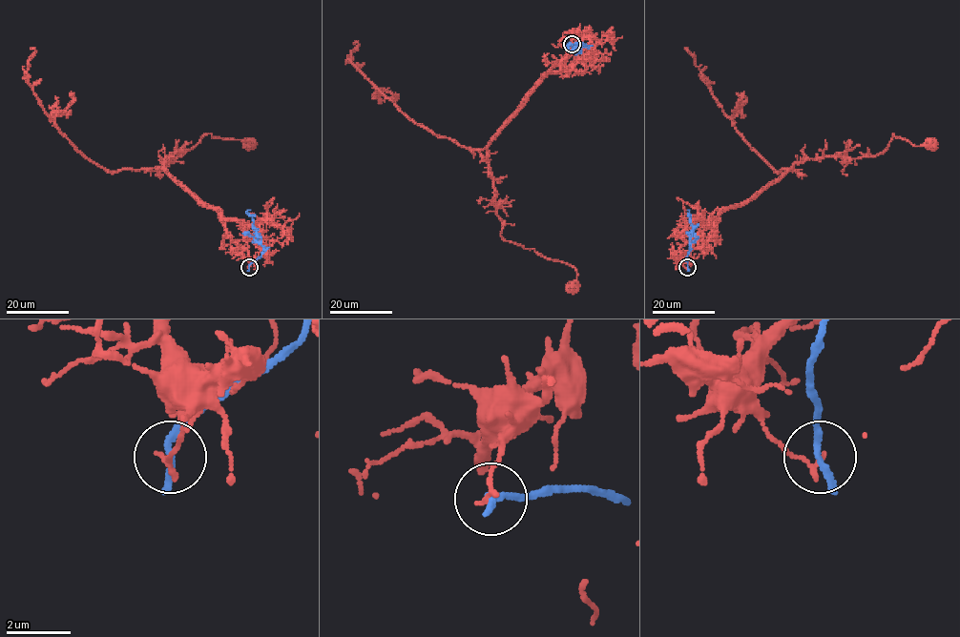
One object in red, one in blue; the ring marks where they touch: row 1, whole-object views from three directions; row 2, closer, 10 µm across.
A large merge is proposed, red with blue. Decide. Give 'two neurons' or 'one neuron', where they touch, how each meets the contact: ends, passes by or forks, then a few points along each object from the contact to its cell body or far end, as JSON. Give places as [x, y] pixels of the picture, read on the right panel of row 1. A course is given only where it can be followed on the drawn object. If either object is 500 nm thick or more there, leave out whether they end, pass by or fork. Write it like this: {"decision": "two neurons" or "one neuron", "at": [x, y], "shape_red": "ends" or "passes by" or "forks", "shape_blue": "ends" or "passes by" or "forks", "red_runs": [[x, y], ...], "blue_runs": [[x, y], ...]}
{"decision": "two neurons", "at": [687, 267], "shape_red": "ends", "shape_blue": "ends", "red_runs": [[687, 267], [680, 257], [702, 245], [721, 213], [795, 163], [875, 155], [892, 133], [932, 143]], "blue_runs": [[687, 267], [693, 227], [688, 210]]}

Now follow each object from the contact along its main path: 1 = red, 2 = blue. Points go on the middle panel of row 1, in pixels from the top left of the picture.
1: (572, 43), (569, 52), (490, 143), (487, 159), (500, 236), (572, 265), (577, 274), (573, 289)
2: (572, 43), (587, 45), (577, 49), (570, 46), (573, 44)

